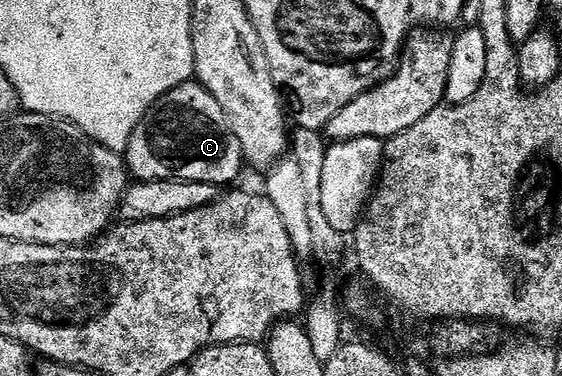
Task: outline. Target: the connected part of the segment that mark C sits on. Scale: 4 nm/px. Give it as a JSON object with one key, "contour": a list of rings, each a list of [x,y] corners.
{"contour":[[[189,81],[170,89],[144,114],[128,142],[126,166],[136,181],[177,179],[232,185],[246,164],[222,105],[198,81]]]}

